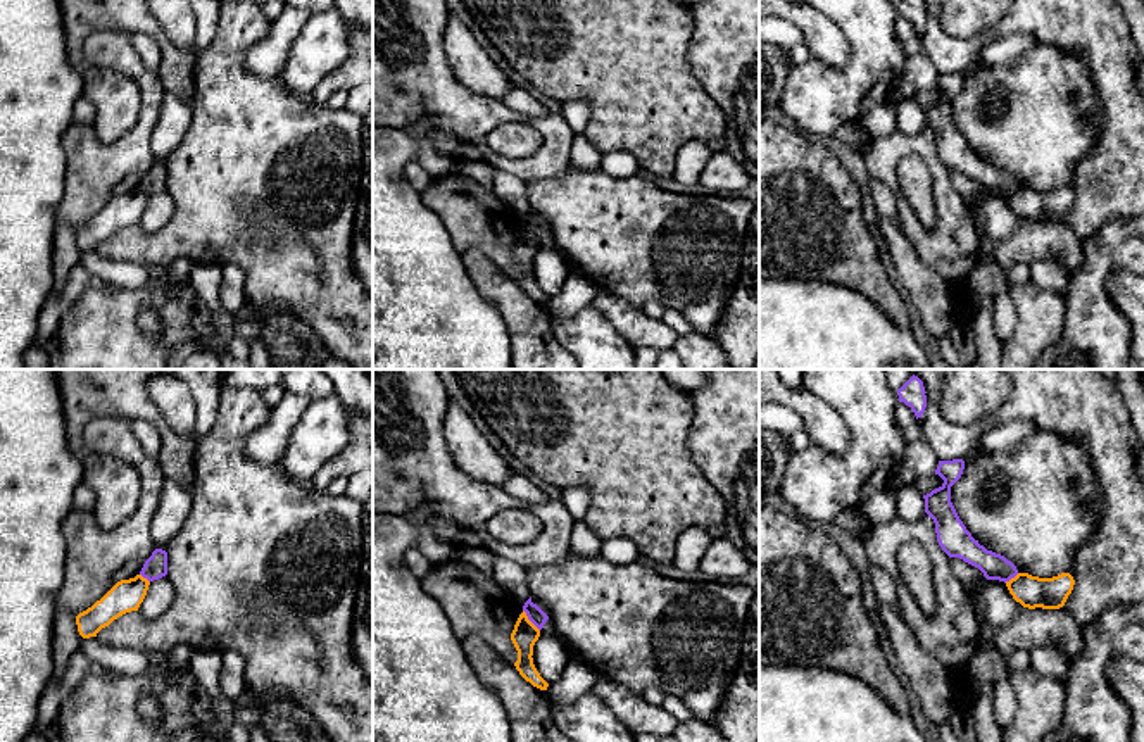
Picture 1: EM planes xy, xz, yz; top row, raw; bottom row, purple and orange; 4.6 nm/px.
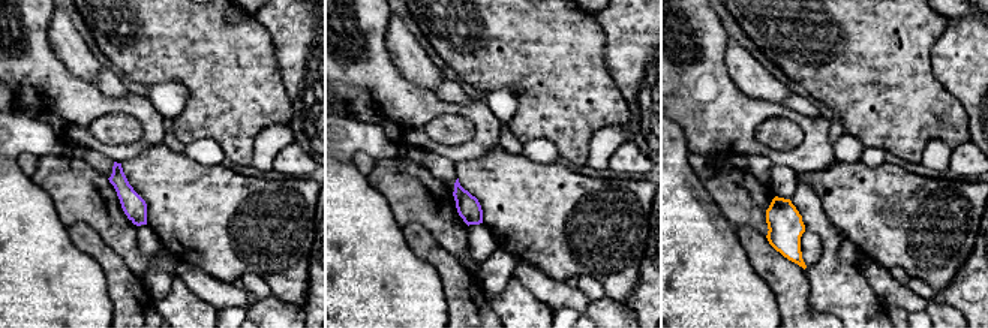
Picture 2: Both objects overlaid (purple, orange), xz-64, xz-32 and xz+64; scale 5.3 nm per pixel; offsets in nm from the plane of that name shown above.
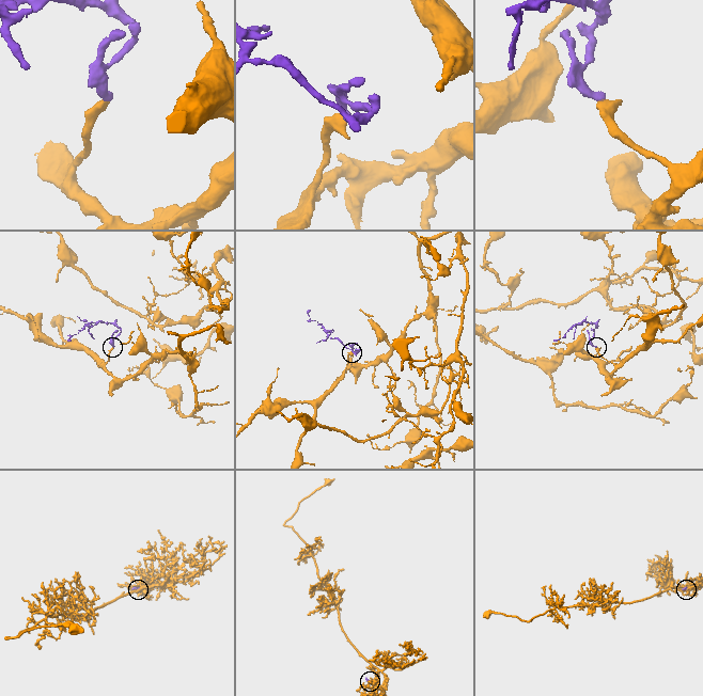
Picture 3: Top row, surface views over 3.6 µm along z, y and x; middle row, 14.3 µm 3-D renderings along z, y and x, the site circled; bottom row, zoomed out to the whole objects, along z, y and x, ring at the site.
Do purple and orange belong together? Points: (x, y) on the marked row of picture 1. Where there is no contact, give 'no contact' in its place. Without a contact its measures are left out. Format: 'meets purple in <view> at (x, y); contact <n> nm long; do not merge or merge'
meets purple in xz at (528, 618); contact 130 nm long; do not merge

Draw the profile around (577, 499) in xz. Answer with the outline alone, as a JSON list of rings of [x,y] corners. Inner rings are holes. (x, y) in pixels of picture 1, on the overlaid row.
[[[568,487],[561,490],[561,502],[566,506],[576,523],[585,518],[590,504],[590,494],[583,487]]]

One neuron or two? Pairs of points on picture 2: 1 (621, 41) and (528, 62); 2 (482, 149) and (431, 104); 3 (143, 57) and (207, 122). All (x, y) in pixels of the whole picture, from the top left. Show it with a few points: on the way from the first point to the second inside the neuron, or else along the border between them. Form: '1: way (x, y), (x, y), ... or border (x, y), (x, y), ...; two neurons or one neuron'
1: border (592, 15), (603, 30), (604, 63), (613, 78); two neurons
2: way (482, 131), (482, 125), (467, 110), (449, 107); one neuron
3: way (165, 57), (170, 57), (207, 95), (207, 99); one neuron

